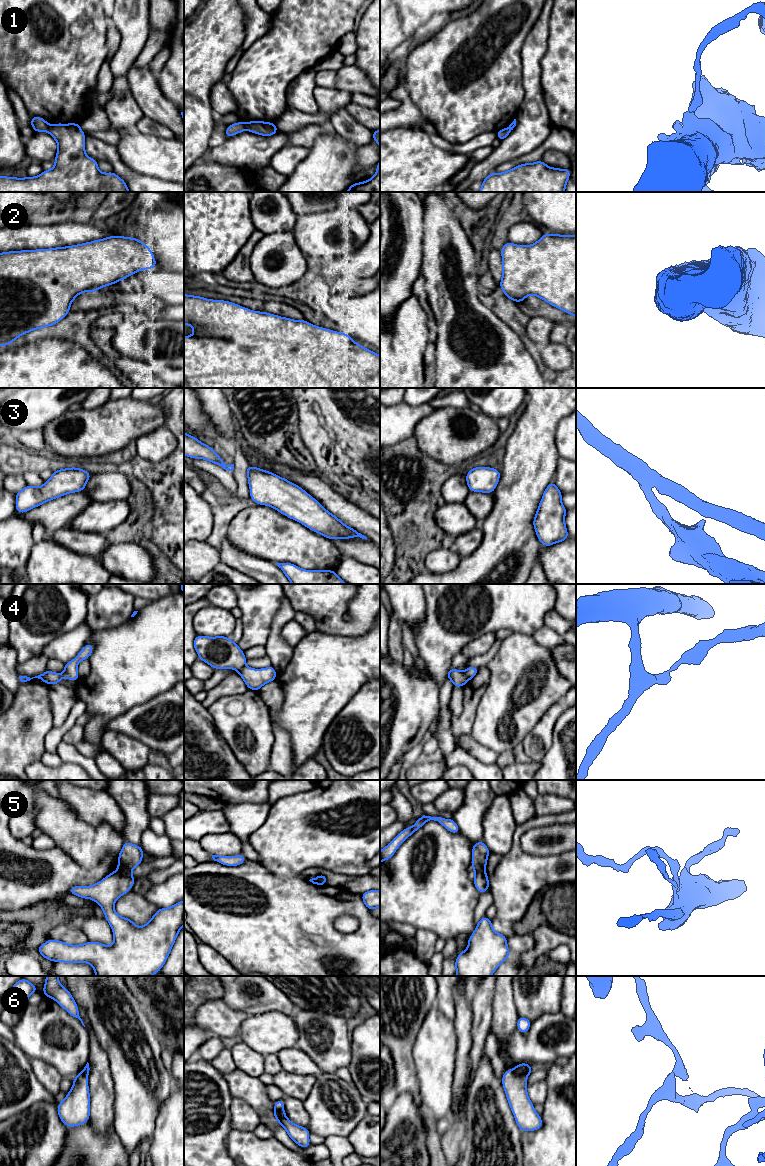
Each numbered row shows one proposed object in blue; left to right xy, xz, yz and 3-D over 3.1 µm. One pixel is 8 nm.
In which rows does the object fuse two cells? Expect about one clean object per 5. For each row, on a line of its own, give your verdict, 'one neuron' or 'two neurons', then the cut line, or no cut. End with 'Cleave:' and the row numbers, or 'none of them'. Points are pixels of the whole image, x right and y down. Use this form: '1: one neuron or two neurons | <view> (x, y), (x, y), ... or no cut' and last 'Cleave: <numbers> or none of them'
1: two neurons | xz (243, 123), (246, 129)
2: one neuron | no cut
3: one neuron | no cut
4: two neurons | xy (43, 673), (48, 683)
5: two neurons | xy (118, 868), (130, 872)
6: two neurons | yz (512, 1070), (525, 1078)
Cleave: 1, 4, 5, 6

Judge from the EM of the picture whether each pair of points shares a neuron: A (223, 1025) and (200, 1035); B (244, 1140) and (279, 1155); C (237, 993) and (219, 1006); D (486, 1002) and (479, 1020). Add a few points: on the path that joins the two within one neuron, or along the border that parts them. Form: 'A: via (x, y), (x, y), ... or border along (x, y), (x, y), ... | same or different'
A: border along (196, 1023), (214, 1035) | different
B: via (253, 1149), (259, 1155), (270, 1155) | same
C: border along (222, 997), (231, 1007), (245, 1012) | different
D: via (482, 1006), (482, 1016) | same

